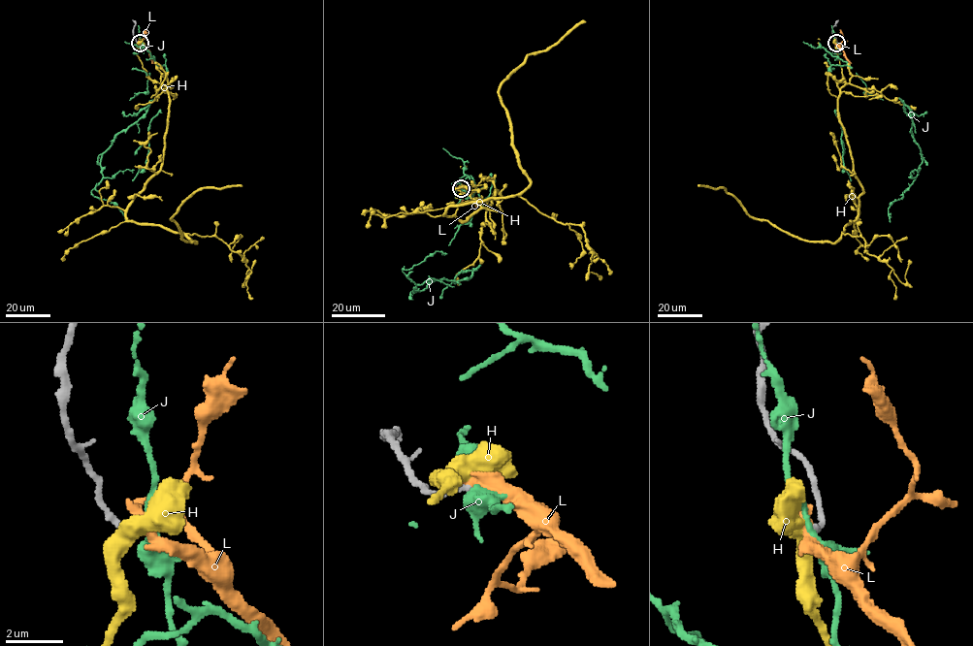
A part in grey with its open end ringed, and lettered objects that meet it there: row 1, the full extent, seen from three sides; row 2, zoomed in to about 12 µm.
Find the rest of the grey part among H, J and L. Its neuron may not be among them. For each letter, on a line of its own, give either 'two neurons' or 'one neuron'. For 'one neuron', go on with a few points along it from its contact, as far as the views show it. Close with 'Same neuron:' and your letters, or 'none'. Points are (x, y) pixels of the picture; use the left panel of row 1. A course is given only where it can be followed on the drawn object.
H: two neurons
J: two neurons
L: two neurons
Same neuron: none

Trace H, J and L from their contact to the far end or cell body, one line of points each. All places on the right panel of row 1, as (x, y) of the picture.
H: (836, 43), (846, 82), (838, 121), (862, 193), (841, 236), (793, 237), (753, 218), (723, 188), (698, 186)
J: (836, 43), (838, 53), (825, 49), (845, 61), (865, 93), (910, 112), (922, 163), (890, 205), (890, 222)
L: (836, 43), (851, 63)

